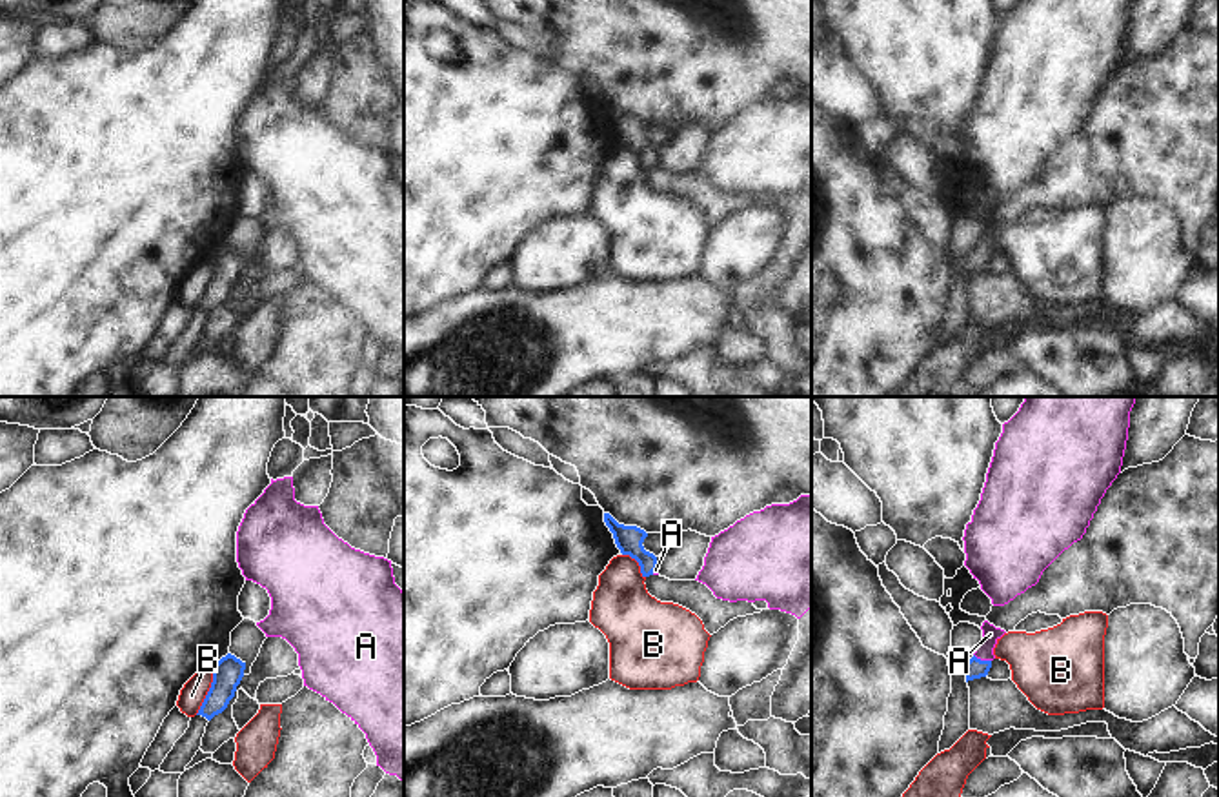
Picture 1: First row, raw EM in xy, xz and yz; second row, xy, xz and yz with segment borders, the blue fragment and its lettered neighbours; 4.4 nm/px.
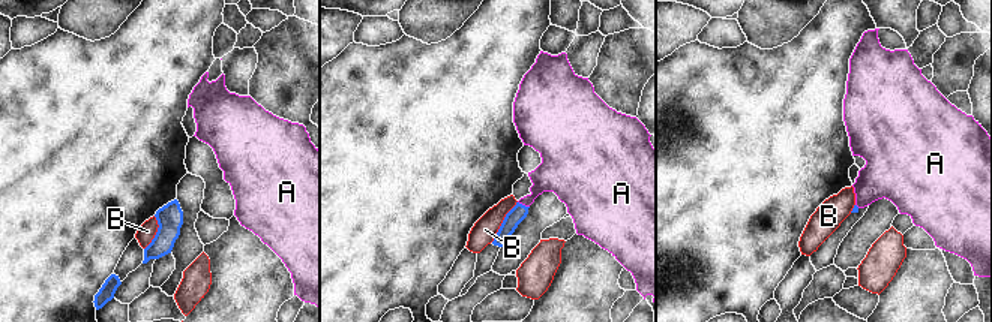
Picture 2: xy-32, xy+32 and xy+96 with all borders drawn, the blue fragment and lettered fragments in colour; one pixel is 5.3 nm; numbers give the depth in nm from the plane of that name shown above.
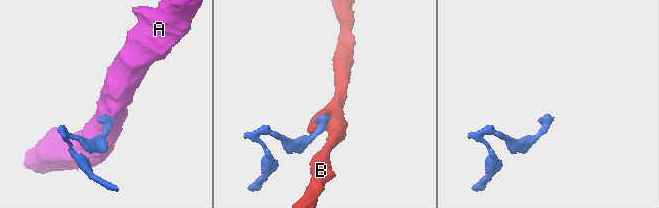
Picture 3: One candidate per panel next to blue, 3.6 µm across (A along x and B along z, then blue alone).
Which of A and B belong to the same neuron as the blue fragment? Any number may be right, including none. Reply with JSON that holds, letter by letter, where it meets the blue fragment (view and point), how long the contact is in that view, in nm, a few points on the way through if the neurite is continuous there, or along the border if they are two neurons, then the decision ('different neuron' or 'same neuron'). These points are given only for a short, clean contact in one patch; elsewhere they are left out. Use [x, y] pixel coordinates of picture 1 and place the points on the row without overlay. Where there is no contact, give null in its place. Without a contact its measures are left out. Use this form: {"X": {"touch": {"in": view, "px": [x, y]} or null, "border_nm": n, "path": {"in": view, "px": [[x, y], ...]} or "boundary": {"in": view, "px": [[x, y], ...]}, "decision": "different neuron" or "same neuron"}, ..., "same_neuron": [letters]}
{"A": {"touch": {"in": "yz", "px": [983, 253]}, "border_nm": 90, "path": {"in": "yz", "px": [[976, 261], [983, 253], [990, 226]]}, "decision": "same neuron"}, "B": {"touch": {"in": "xy", "px": [210, 282]}, "border_nm": 240, "boundary": {"in": "xy", "px": [[213, 257], [211, 279], [195, 306]]}, "decision": "different neuron"}, "same_neuron": ["A"]}

